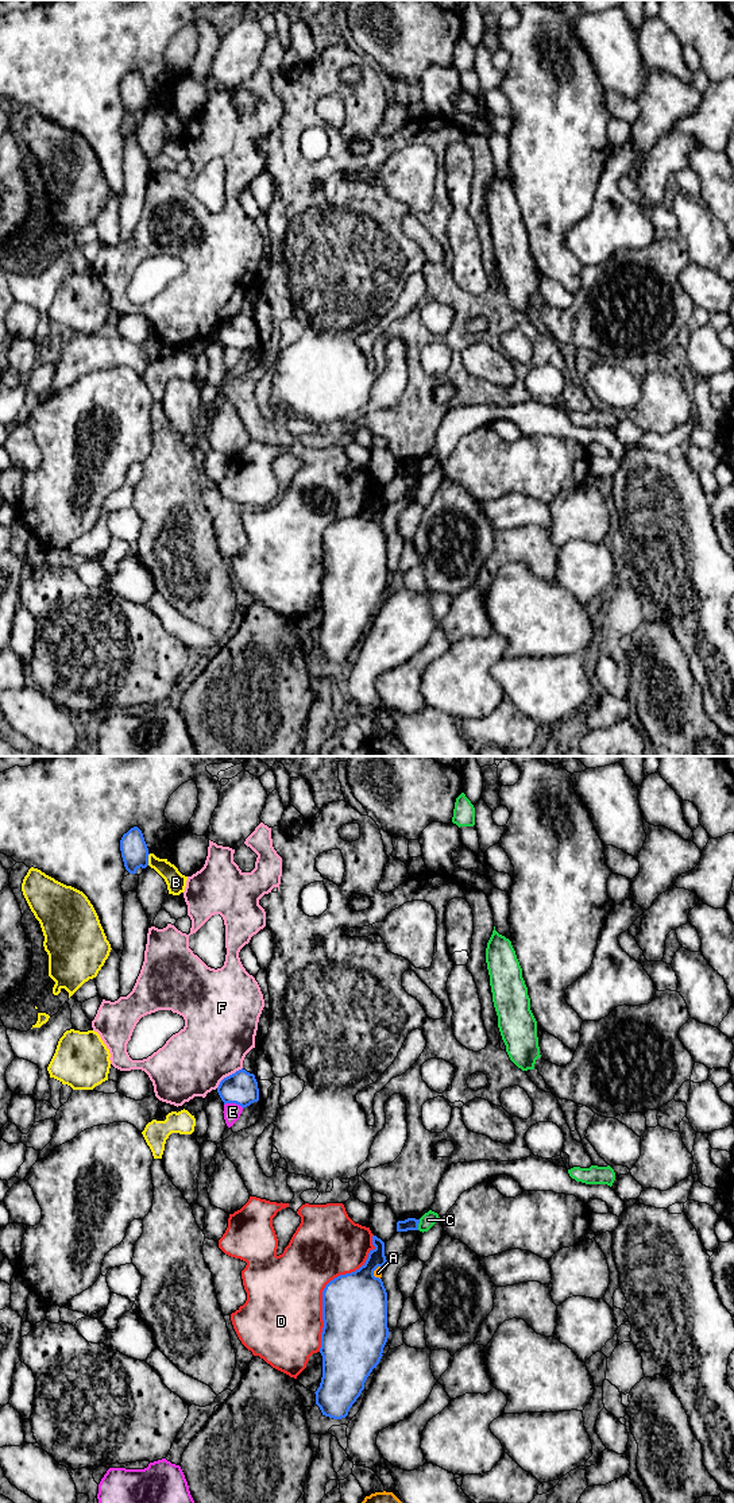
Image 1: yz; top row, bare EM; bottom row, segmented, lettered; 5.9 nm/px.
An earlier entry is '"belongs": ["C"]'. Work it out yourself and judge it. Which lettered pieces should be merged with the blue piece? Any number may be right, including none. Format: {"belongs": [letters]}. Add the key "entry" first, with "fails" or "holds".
{"entry": "fails", "belongs": []}

